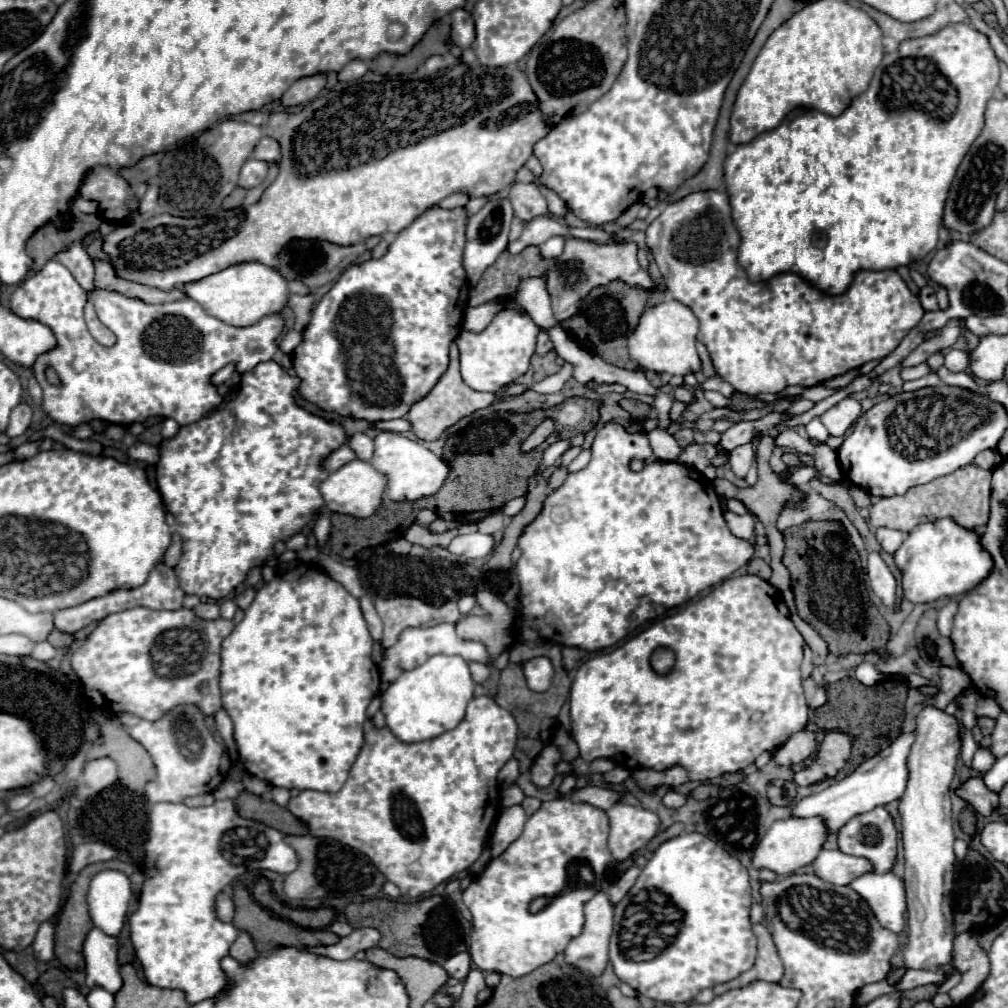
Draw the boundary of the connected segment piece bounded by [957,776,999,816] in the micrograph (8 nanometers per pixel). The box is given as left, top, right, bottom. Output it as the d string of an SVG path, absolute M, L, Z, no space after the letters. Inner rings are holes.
M981 776L969 778L959 790L957 794L967 800L979 814L989 816L991 812L995 812L999 808L999 796L995 792L991 792Z

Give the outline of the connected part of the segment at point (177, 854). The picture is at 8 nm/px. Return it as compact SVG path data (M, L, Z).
M145 796L149 816L149 838L145 842L145 858L141 872L145 876L139 908L129 916L131 942L137 958L143 964L145 978L151 986L183 990L189 1004L197 1004L215 996L225 984L225 974L219 966L221 958L229 954L239 930L233 924L223 924L215 914L215 896L237 876L249 870L273 870L289 874L297 868L297 852L283 842L283 834L257 820L241 818L233 800L215 800L205 808L189 808L173 802L149 802Z

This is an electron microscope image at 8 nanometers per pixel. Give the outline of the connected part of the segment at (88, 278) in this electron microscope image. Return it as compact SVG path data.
M81 240L73 242L67 250L59 252L59 254L55 256L55 260L61 262L63 266L67 266L67 268L73 272L75 280L77 280L85 290L93 290L93 288L95 288L95 286L93 286L95 266L93 266L91 256L85 252L85 246L83 246Z

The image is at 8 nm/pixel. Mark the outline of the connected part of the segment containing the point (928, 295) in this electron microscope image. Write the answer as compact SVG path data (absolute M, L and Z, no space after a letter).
M930 285L926 286L921 290L921 304L923 304L923 308L925 311L936 311L939 309L936 292Z

